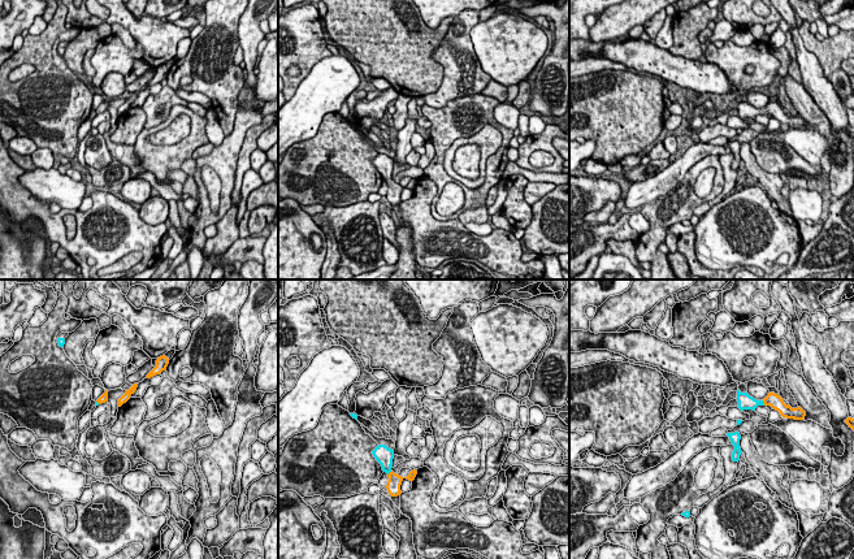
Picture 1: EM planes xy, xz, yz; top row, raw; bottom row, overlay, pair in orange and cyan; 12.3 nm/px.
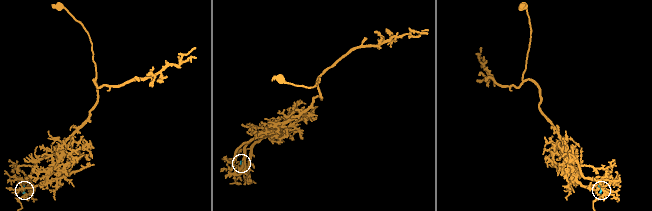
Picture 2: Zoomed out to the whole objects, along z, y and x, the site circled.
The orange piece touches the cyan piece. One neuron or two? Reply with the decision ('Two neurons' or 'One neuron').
One neuron

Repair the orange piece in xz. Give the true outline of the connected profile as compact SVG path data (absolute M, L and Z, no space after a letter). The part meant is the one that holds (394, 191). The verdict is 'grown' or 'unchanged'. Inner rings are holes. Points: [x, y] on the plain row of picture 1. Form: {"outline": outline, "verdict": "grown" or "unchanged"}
{"outline": "M378 153L373 160L373 165L381 173L382 179L387 182L389 190L386 198L391 205L398 205L402 203L400 194L404 187L413 190L417 179L413 178L409 181L407 186L402 186L391 179L393 168L394 168L394 159L389 157L385 153Z", "verdict": "grown"}

